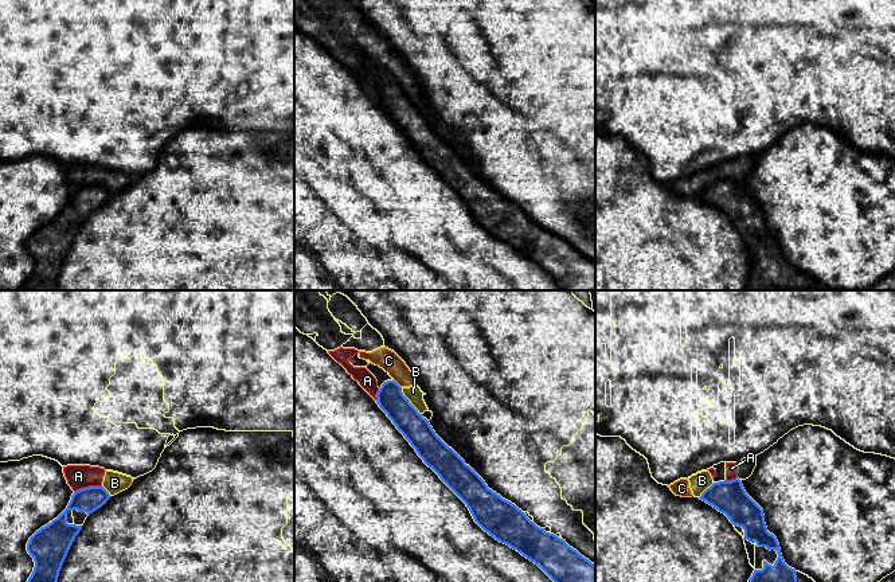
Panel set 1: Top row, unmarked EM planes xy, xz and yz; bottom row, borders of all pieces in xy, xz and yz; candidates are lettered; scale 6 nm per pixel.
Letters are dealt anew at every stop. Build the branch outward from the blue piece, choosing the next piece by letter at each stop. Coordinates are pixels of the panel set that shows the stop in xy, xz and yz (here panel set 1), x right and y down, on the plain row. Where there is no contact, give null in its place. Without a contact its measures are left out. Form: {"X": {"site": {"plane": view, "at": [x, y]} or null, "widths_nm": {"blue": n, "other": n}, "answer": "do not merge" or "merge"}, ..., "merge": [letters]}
{"A": {"site": {"plane": "xy", "at": [89, 186]}, "widths_nm": {"blue": 150, "other": 140}, "answer": "do not merge"}, "B": {"site": {"plane": "xz", "at": [409, 100]}, "widths_nm": {"blue": 170, "other": 90}, "answer": "do not merge"}, "C": {"site": {"plane": "xz", "at": [397, 82]}, "widths_nm": {"blue": 160, "other": 120}, "answer": "do not merge"}, "merge": []}

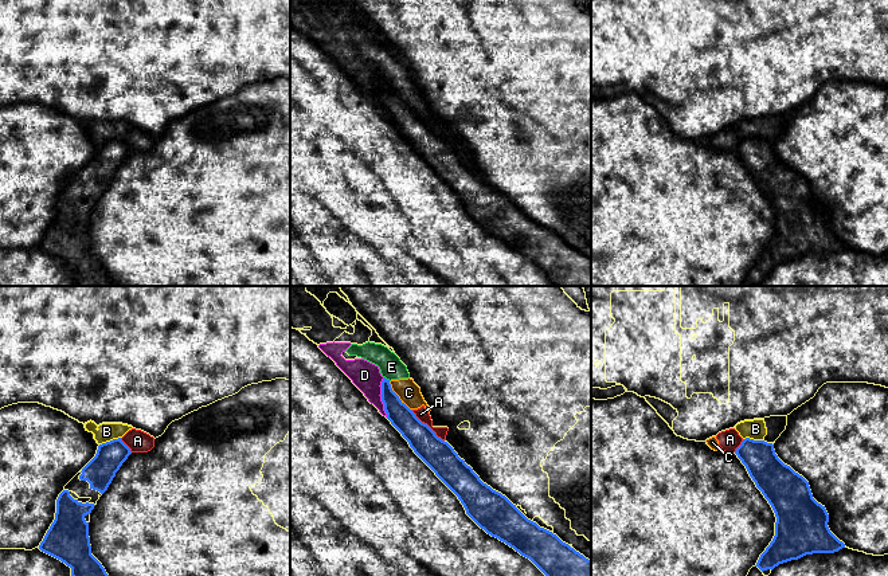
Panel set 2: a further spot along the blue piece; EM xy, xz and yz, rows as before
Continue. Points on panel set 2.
{"A": {"site": {"plane": "xz", "at": [427, 125]}, "widths_nm": {"blue": 180, "other": 70}, "answer": "do not merge"}, "B": {"site": {"plane": "xy", "at": [110, 140]}, "widths_nm": {"blue": 180, "other": 110}, "answer": "do not merge"}, "C": {"site": {"plane": "xz", "at": [398, 96]}, "widths_nm": {"blue": 150, "other": 140}, "answer": "do not merge"}, "D": {"site": {"plane": "xz", "at": [382, 97]}, "widths_nm": {"blue": 150, "other": 170}, "answer": "do not merge"}, "E": {"site": {"plane": "xz", "at": [386, 78]}, "widths_nm": {"blue": 140, "other": 140}, "answer": "do not merge"}, "merge": []}

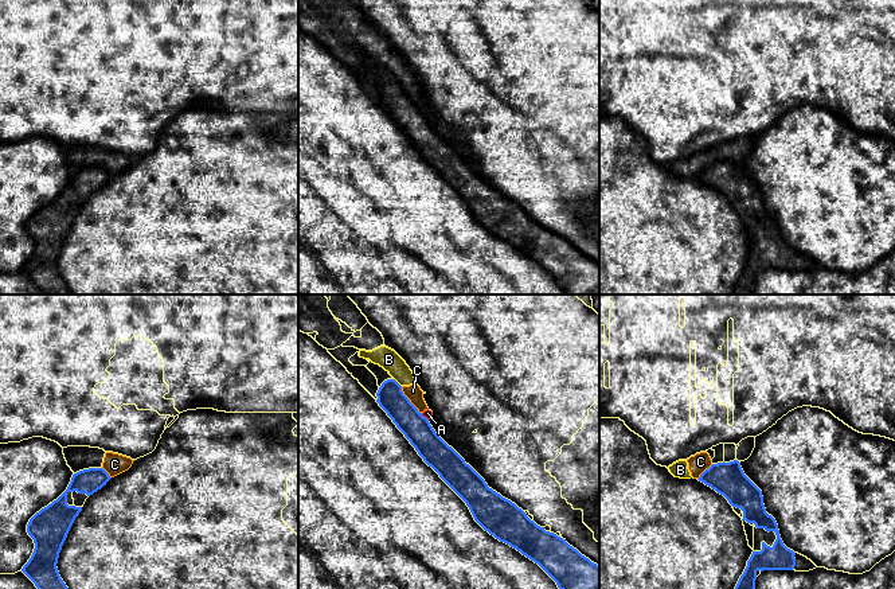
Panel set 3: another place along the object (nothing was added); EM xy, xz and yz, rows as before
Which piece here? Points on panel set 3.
{"A": {"site": {"plane": "xz", "at": [425, 116]}, "widths_nm": {"blue": 170, "other": 50}, "answer": "do not merge"}, "B": {"site": {"plane": "xz", "at": [397, 81]}, "widths_nm": {"blue": 160, "other": 120}, "answer": "do not merge"}, "C": {"site": {"plane": "xz", "at": [409, 98]}, "widths_nm": {"blue": 170, "other": 90}, "answer": "do not merge"}, "merge": []}

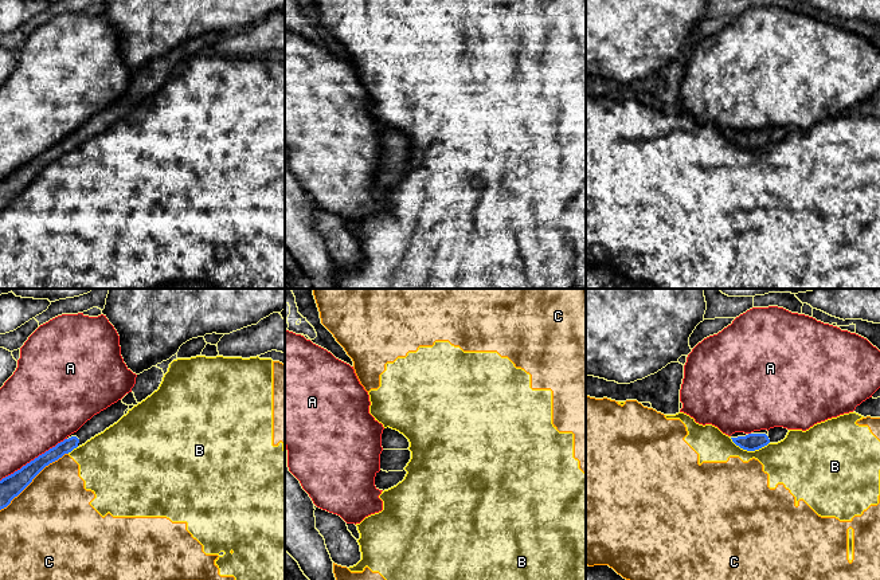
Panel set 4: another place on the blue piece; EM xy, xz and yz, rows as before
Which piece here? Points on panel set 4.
{"A": {"site": {"plane": "xy", "at": [34, 159]}, "widths_nm": {"blue": 140, "other": 420}, "answer": "do not merge"}, "B": {"site": {"plane": "yz", "at": [750, 149]}, "widths_nm": {"blue": 110, "other": 280}, "answer": "do not merge"}, "C": {"site": {"plane": "xy", "at": [34, 176]}, "widths_nm": {"blue": 140, "other": 460}, "answer": "do not merge"}, "merge": []}

